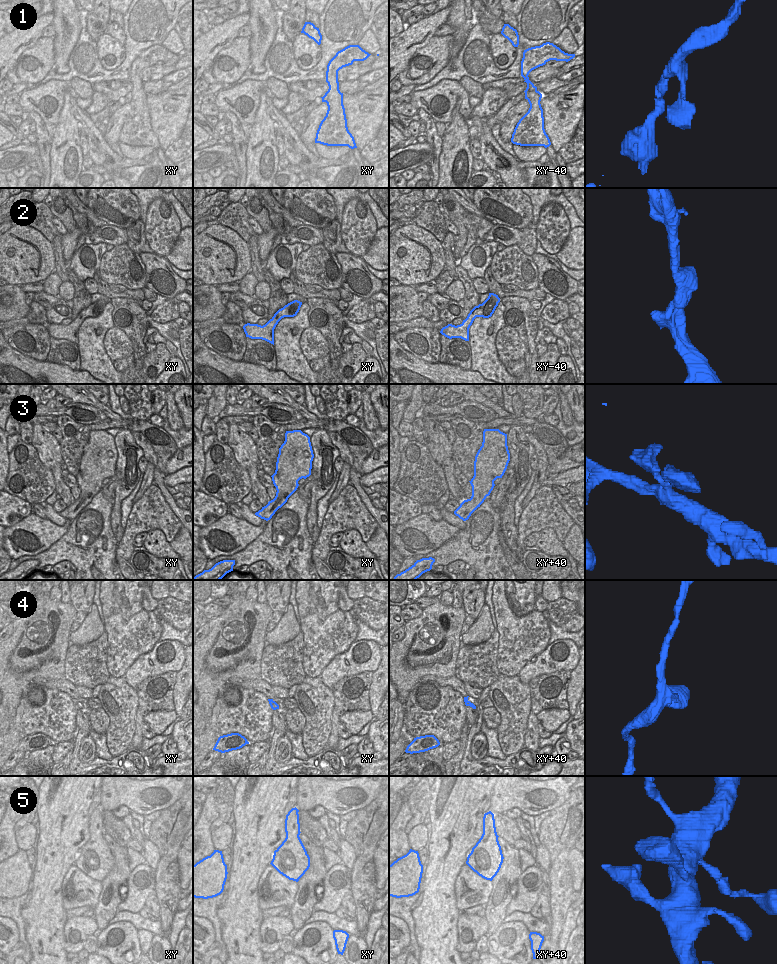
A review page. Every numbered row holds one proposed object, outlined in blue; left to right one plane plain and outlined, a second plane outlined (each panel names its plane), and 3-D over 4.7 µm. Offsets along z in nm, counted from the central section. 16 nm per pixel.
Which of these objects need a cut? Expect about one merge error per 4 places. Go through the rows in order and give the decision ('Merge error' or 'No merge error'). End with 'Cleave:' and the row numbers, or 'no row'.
1: No merge error
2: No merge error
3: No merge error
4: No merge error
5: No merge error
Cleave: no row.

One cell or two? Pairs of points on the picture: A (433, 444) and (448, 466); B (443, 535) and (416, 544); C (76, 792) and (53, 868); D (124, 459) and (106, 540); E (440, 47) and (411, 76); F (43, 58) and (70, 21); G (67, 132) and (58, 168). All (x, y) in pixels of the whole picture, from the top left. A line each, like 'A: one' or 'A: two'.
A: two
B: one
C: one
D: two
E: one
F: two
G: one

